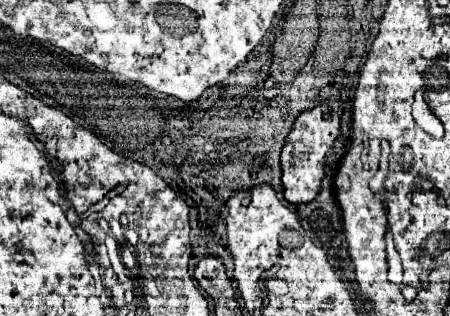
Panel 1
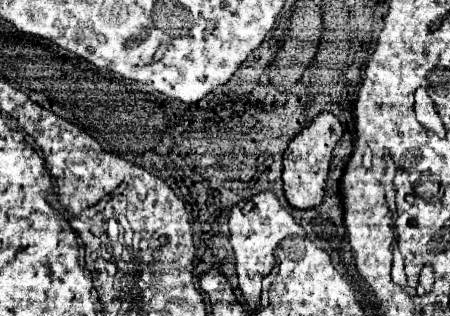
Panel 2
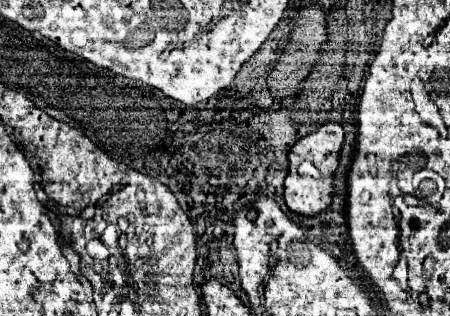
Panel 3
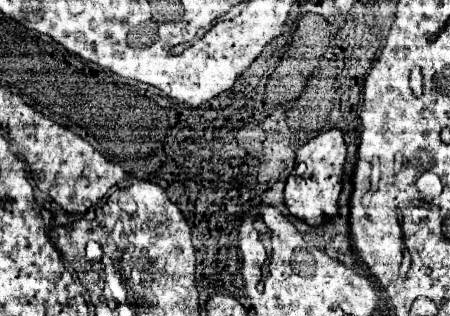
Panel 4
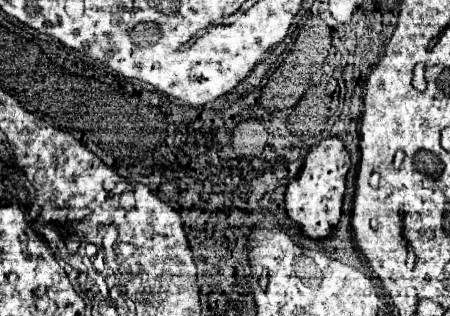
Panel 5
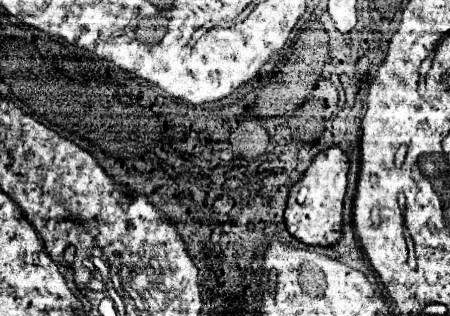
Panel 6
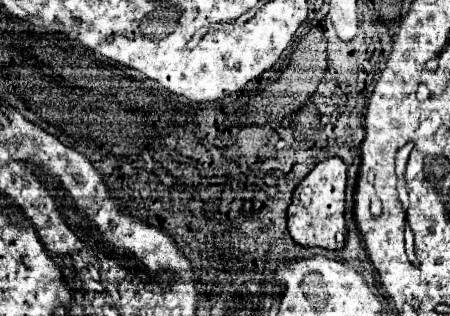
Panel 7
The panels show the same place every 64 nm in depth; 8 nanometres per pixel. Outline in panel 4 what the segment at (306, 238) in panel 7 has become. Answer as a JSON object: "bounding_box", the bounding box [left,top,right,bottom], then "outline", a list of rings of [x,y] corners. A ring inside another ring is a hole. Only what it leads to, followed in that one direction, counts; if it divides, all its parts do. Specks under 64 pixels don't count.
{"bounding_box":[284,128,346,226],"outline":[[[338,128],[320,132],[312,140],[302,144],[296,150],[296,162],[304,162],[308,166],[310,176],[292,174],[286,180],[284,202],[286,202],[288,212],[292,216],[300,218],[300,220],[306,220],[312,226],[322,224],[324,220],[336,216],[338,214],[338,194],[340,194],[340,188],[342,188],[340,178],[342,178],[344,160],[346,160],[346,144],[344,144],[342,132]]]}

